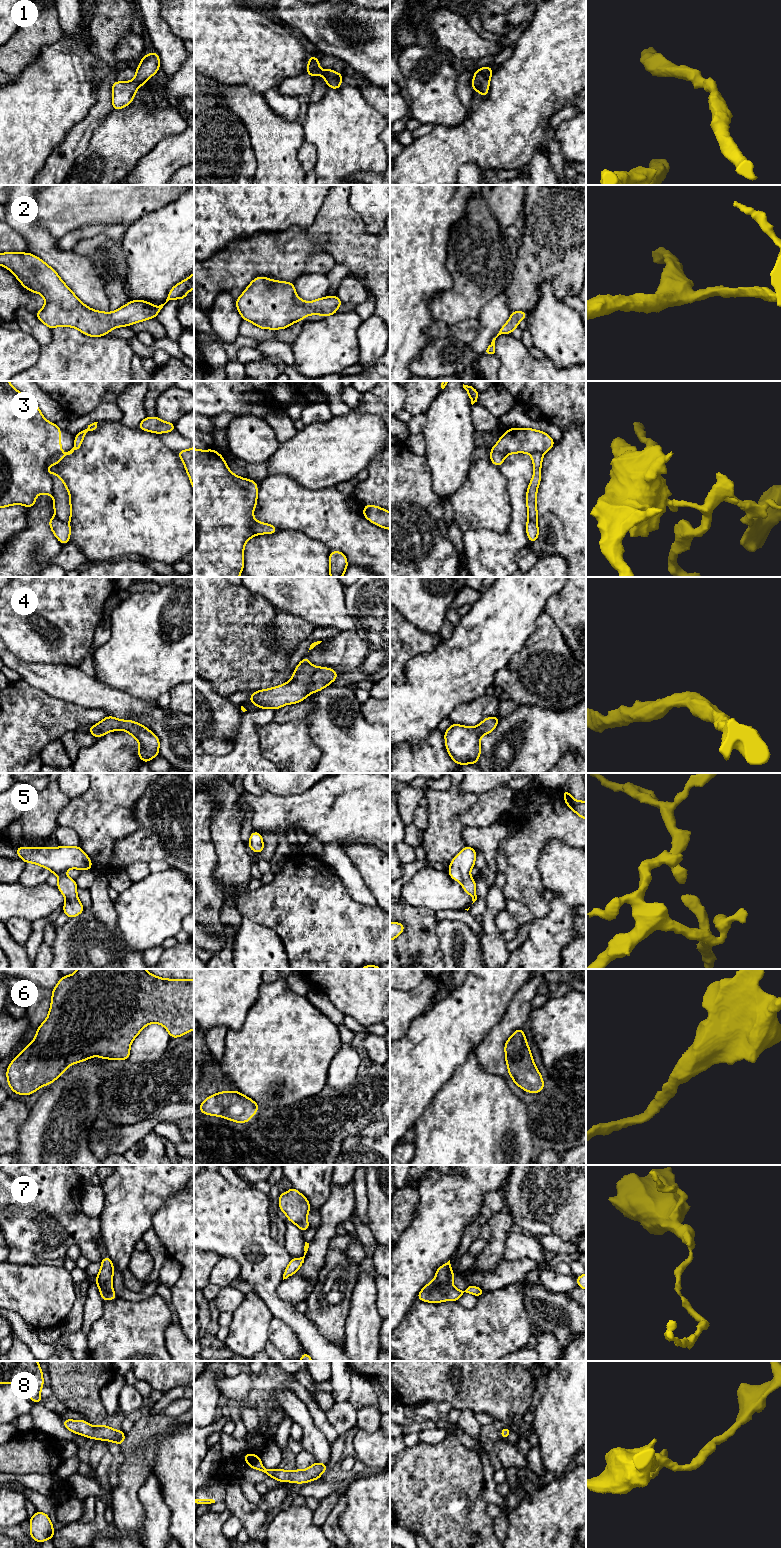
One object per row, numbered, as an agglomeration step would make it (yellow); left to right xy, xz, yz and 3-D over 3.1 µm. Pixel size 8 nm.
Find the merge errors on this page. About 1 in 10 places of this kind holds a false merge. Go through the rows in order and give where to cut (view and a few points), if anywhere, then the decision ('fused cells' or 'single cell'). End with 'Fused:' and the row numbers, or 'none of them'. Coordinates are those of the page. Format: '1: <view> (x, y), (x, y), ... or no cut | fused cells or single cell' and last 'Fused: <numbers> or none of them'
1: no cut | single cell
2: no cut | single cell
3: xy (49, 475), (52, 481), (53, 493) | fused cells
4: no cut | single cell
5: no cut | single cell
6: no cut | single cell
7: no cut | single cell
8: no cut | single cell
Fused: 3

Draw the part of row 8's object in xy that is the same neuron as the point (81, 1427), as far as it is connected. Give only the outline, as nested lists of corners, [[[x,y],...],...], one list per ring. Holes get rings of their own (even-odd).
[[[63,1419],[63,1425],[69,1431],[85,1436],[87,1438],[93,1438],[95,1440],[111,1441],[119,1444],[120,1446],[124,1443],[125,1433],[120,1430],[115,1430],[104,1424],[95,1427],[86,1422],[85,1420],[69,1420]]]

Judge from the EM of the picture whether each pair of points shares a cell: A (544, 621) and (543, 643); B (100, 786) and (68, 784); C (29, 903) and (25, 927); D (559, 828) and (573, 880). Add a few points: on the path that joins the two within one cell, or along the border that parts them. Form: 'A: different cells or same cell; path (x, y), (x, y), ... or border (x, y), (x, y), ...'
A: same cell; path (544, 626), (544, 638)
B: different cells; border (90, 783), (89, 787), (82, 794), (70, 799)
C: different cells; border (10, 918), (23, 918), (31, 922)
D: different cells; border (575, 848), (560, 840), (550, 839), (541, 851)

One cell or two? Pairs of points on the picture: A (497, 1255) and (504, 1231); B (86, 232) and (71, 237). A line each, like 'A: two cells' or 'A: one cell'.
A: one cell
B: one cell

